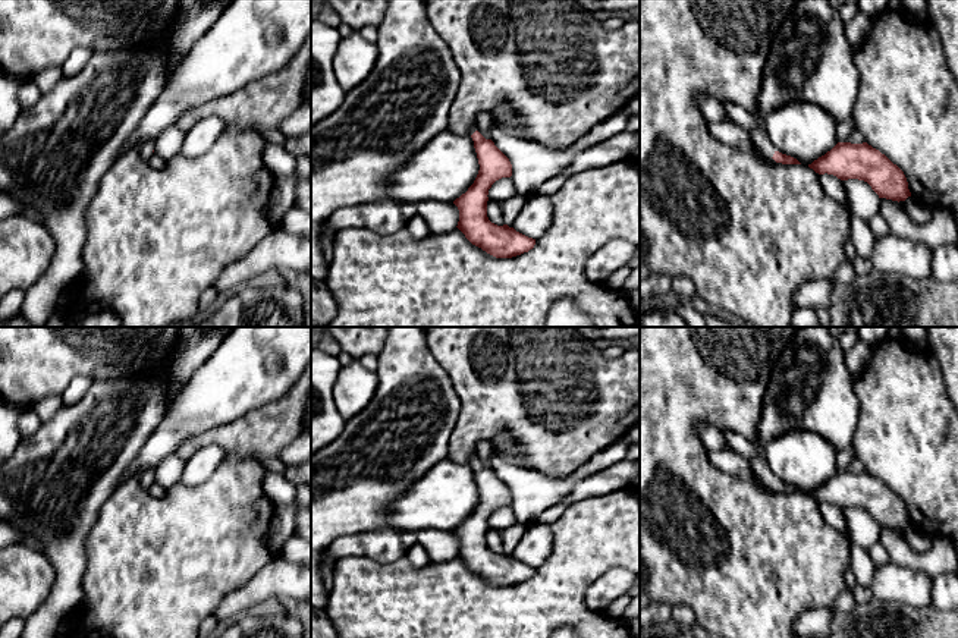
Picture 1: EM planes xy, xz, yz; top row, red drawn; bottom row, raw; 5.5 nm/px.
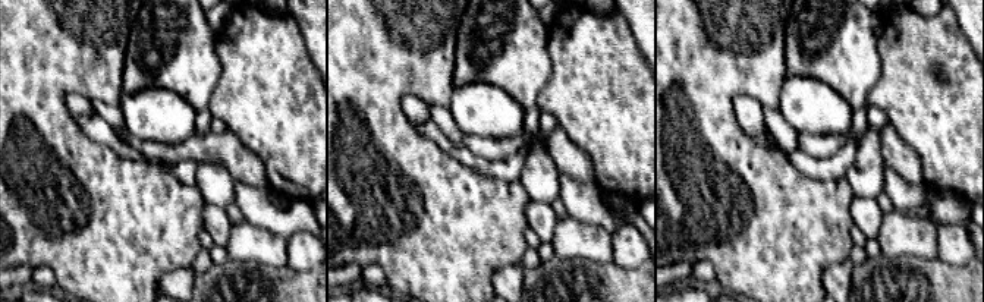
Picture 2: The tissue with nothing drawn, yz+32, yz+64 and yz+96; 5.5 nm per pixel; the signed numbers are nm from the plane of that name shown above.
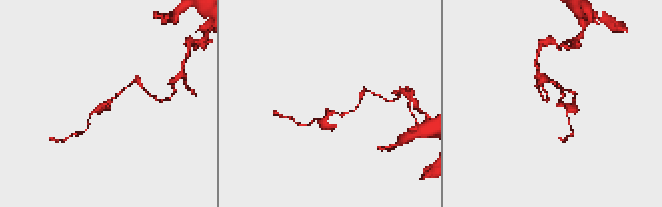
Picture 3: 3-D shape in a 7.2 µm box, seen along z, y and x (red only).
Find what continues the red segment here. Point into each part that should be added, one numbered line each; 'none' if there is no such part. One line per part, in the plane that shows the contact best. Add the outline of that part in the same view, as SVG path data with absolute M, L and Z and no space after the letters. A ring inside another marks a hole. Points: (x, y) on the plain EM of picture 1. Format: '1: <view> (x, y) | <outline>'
1: yz (759, 465) | M763 456L748 459L748 463L753 472L758 477L758 480L766 485L773 485L775 477L769 469L769 465Z

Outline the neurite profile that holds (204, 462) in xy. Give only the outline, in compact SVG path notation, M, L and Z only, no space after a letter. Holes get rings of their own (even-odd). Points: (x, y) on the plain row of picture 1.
M217 444L198 449L185 461L180 484L186 487L204 485L226 459L226 453Z

